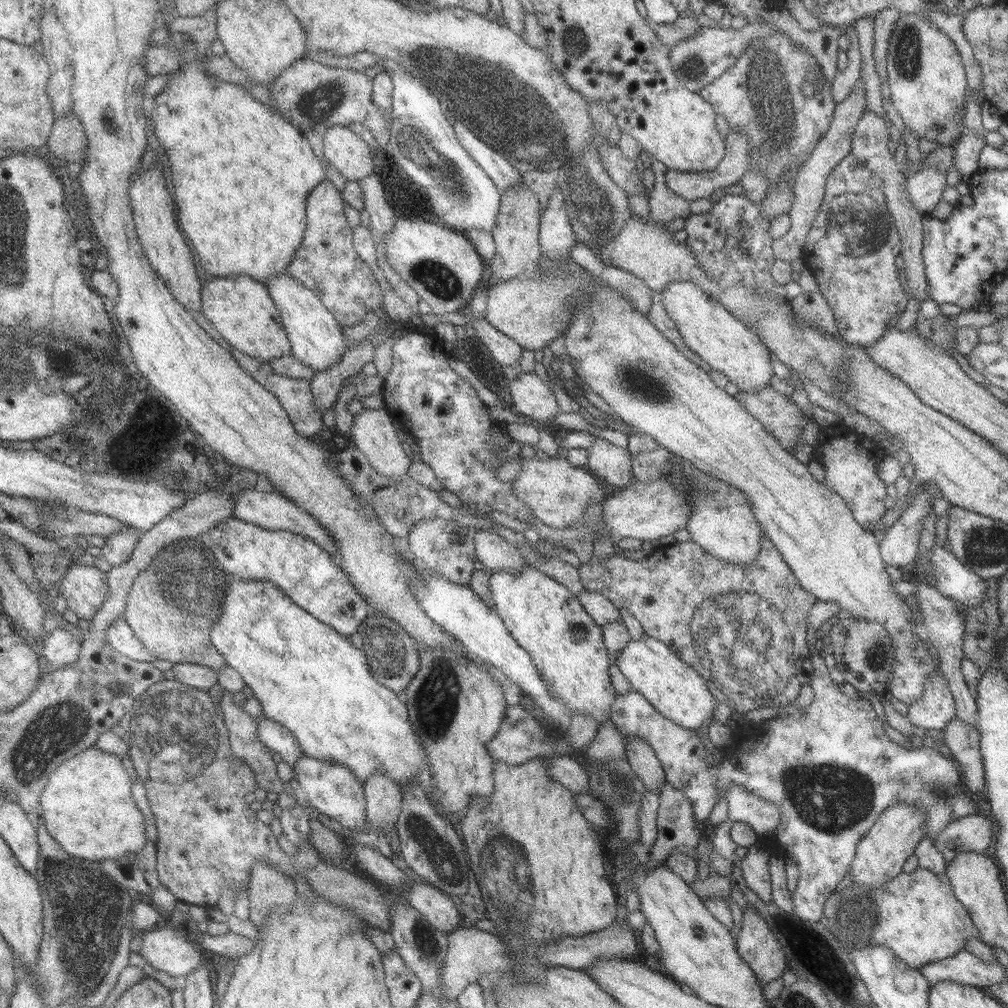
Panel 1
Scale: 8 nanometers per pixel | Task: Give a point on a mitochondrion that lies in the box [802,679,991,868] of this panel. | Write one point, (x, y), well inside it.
(943, 794)

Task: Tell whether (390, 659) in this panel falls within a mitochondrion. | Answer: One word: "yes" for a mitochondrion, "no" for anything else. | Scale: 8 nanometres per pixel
yes

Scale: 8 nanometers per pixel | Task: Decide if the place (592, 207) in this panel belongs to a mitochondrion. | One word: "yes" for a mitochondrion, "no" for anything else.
yes

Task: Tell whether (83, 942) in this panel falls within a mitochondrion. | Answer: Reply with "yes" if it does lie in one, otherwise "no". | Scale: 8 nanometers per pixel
yes

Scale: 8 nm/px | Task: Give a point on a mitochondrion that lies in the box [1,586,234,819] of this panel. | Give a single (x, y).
(54, 730)

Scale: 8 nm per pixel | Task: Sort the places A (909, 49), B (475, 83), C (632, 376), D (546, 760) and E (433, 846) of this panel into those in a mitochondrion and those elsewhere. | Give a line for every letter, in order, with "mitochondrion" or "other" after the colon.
A: mitochondrion
B: mitochondrion
C: mitochondrion
D: other
E: mitochondrion

